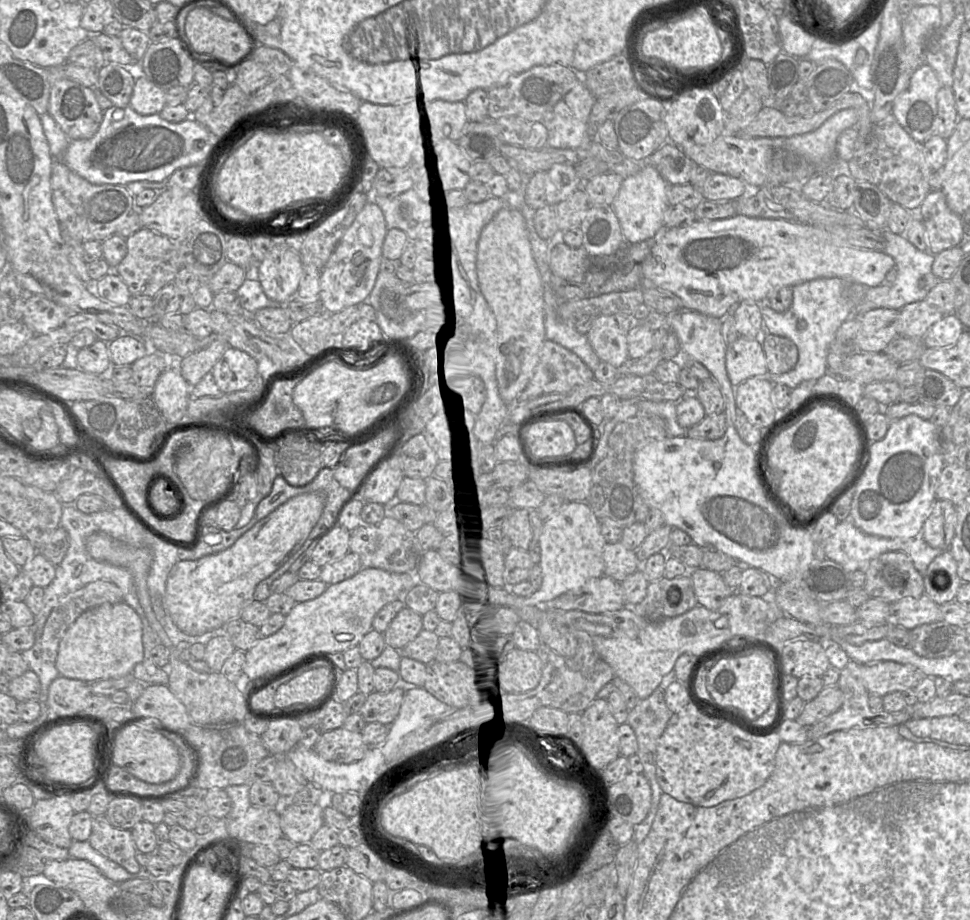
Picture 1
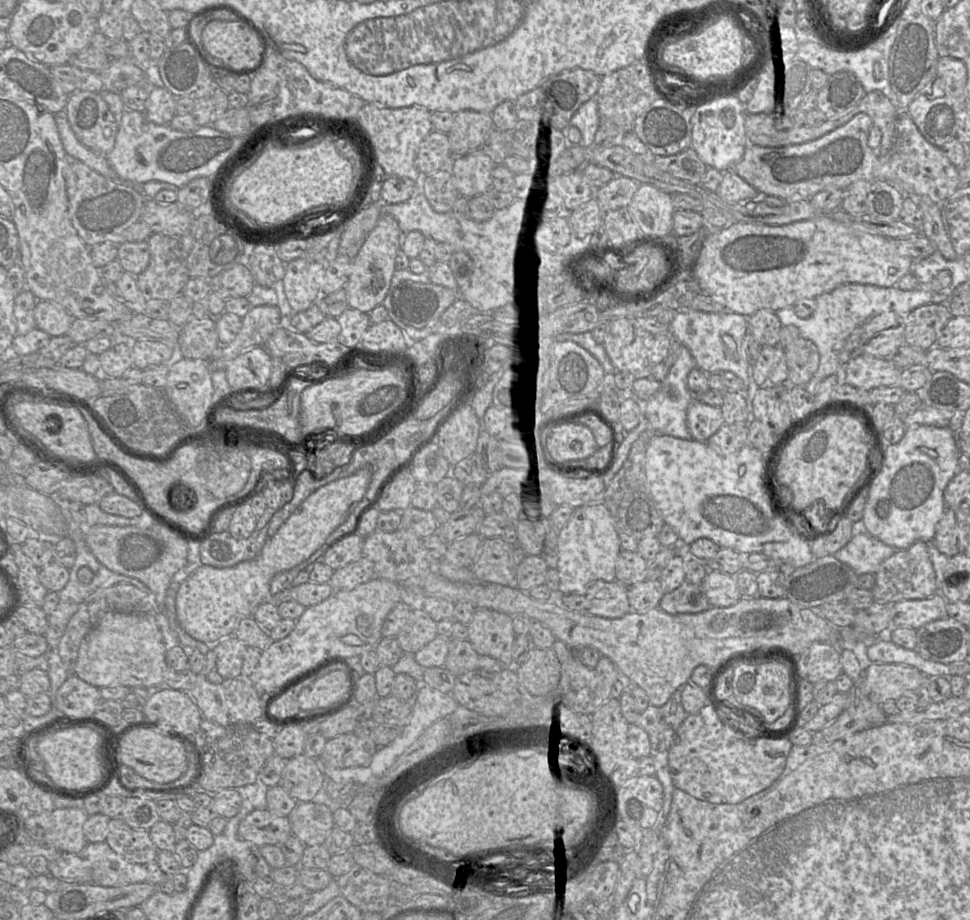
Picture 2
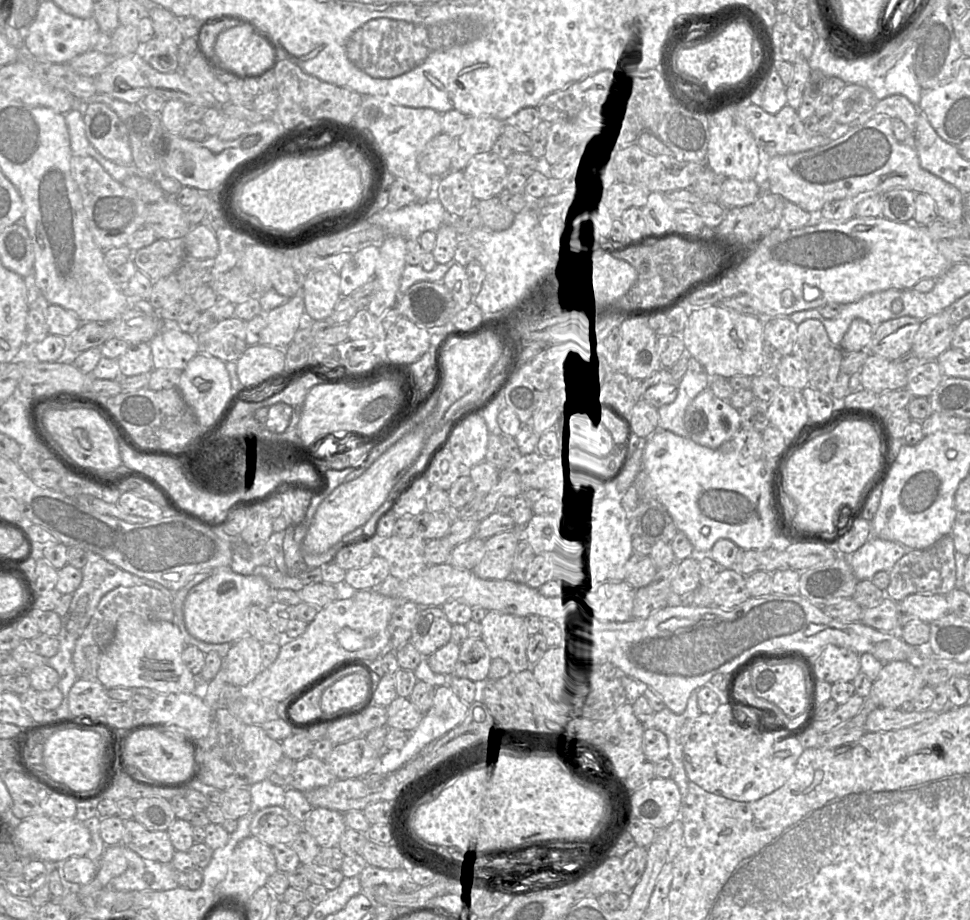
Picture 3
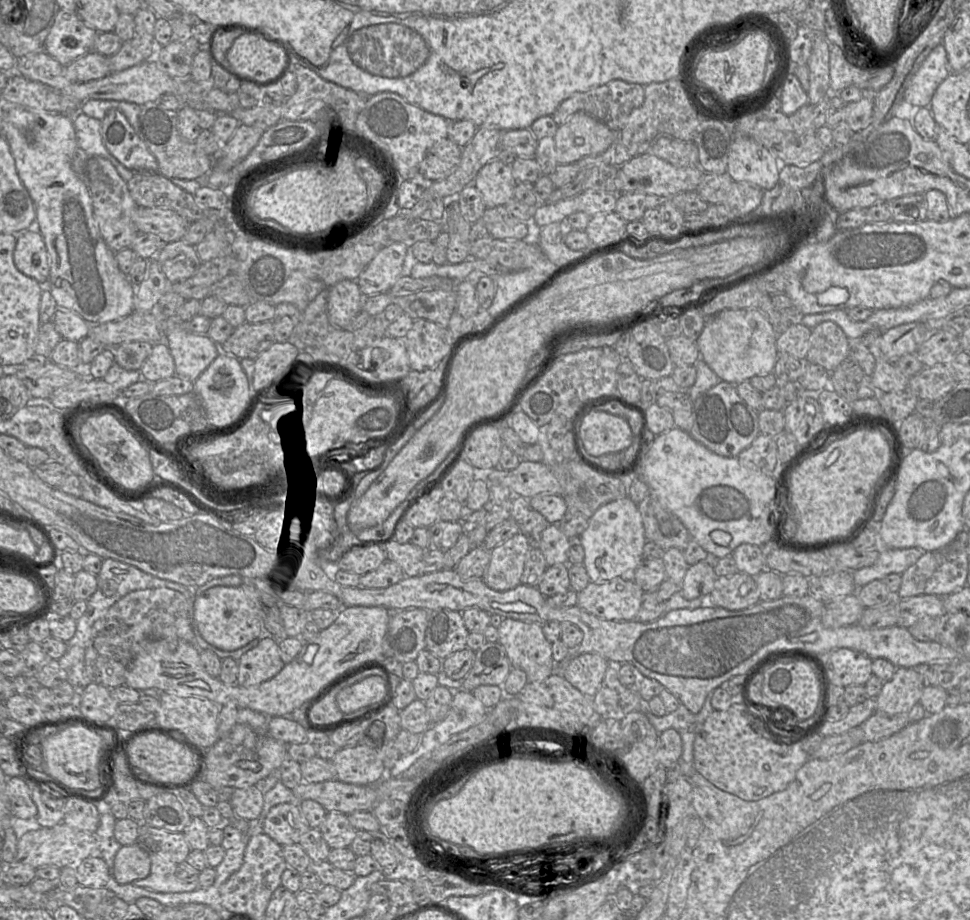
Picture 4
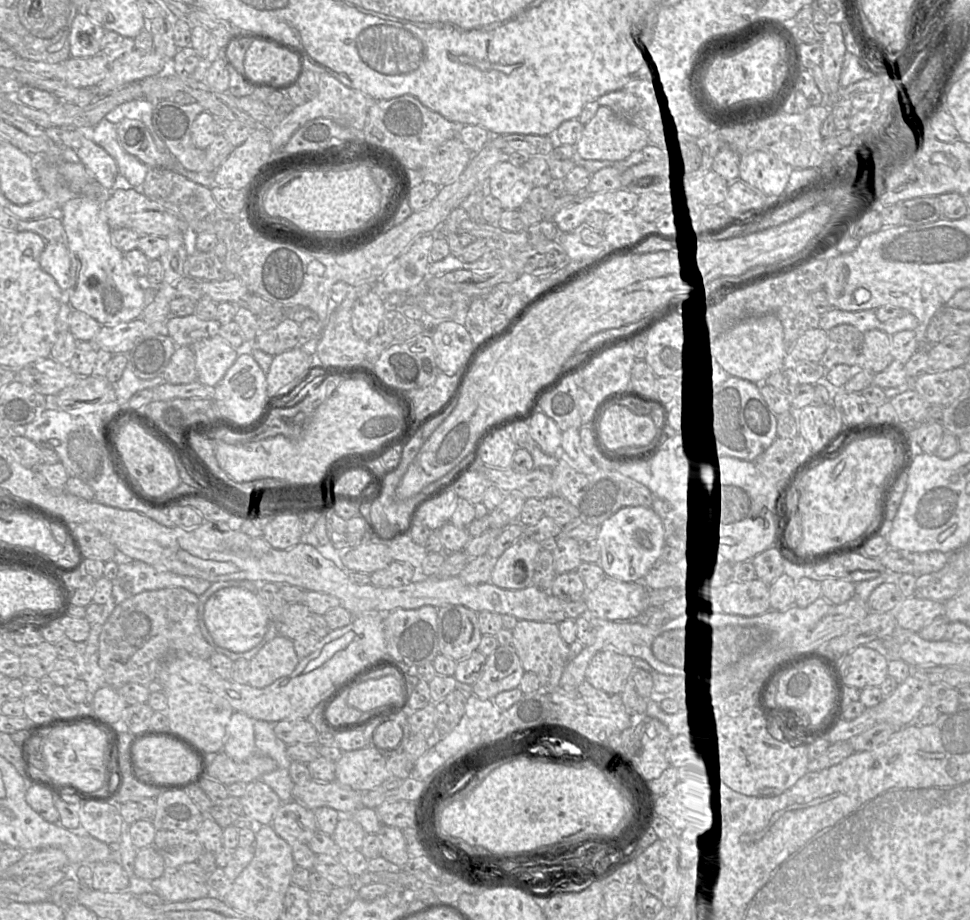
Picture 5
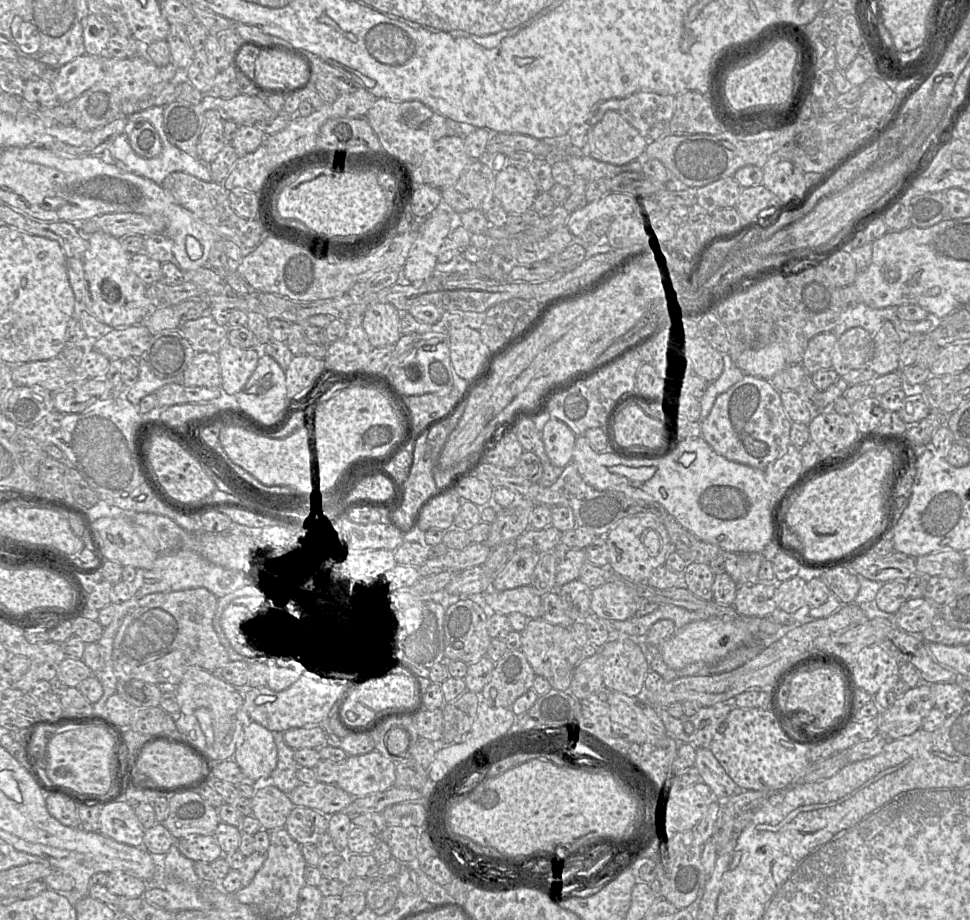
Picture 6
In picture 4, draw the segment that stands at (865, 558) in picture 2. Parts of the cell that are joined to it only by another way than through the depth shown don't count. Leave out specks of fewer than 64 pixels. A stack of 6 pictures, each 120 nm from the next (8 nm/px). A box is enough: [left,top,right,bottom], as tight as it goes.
[853,547,925,588]

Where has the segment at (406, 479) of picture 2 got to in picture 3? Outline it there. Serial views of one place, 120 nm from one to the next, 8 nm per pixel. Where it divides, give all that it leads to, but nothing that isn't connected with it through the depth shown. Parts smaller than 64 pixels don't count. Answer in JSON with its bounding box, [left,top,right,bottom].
[391,475,431,517]

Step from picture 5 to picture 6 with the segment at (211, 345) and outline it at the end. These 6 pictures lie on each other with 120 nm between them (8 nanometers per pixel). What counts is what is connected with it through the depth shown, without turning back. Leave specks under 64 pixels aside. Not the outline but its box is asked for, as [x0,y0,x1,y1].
[217,343,261,395]

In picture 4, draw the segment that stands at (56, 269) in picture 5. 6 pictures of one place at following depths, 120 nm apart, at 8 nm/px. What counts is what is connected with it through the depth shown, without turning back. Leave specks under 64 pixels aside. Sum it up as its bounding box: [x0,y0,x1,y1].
[13,229,50,285]

